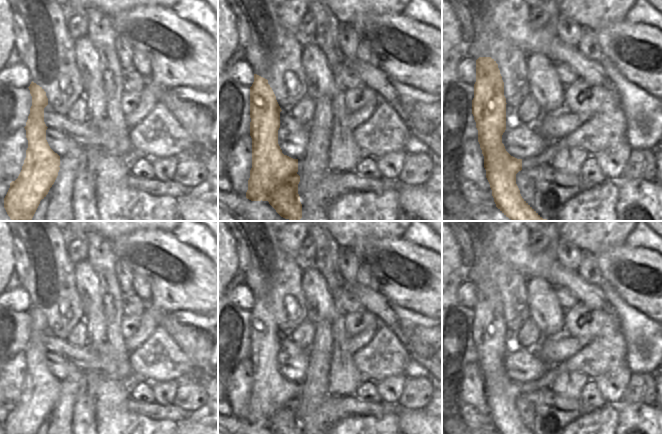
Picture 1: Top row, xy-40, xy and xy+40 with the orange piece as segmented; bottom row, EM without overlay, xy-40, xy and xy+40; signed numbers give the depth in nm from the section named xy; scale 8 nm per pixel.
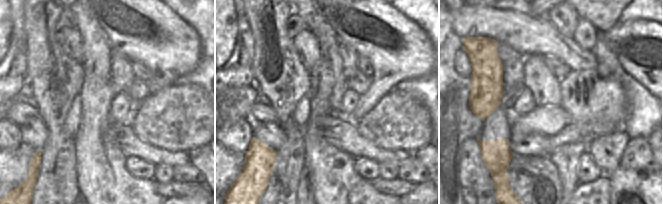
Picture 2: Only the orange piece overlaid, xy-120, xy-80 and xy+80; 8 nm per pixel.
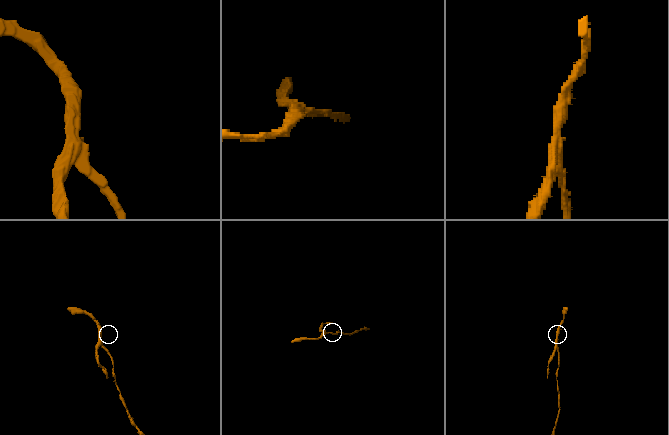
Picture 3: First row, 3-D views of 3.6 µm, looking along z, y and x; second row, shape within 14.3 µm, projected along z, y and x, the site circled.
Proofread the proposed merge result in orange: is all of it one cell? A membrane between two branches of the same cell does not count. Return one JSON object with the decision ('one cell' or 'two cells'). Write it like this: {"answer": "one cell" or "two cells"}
{"answer": "two cells"}

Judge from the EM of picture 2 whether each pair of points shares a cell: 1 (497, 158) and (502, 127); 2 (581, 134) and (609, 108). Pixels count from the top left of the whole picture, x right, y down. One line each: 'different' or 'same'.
1: same
2: different

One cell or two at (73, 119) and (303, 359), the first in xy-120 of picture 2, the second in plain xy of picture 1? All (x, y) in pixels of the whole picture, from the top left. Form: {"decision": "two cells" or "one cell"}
{"decision": "two cells"}

